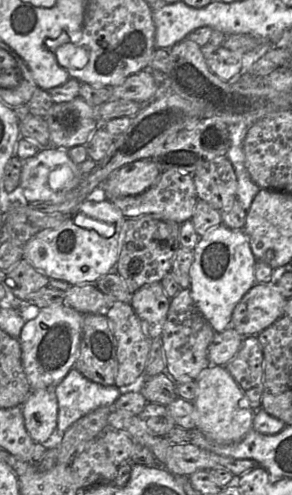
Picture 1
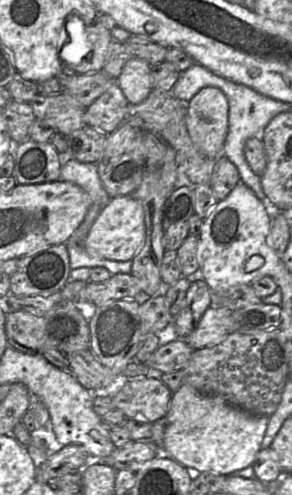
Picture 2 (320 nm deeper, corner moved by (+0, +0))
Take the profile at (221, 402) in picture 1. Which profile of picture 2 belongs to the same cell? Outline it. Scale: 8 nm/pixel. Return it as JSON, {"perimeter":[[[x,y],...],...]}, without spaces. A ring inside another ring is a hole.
{"perimeter":[[[182,385],[172,394],[167,414],[167,427],[164,435],[162,453],[171,457],[184,467],[193,467],[202,473],[231,475],[251,466],[265,436],[269,417],[250,413],[238,408],[221,396],[201,393],[191,385]]]}

